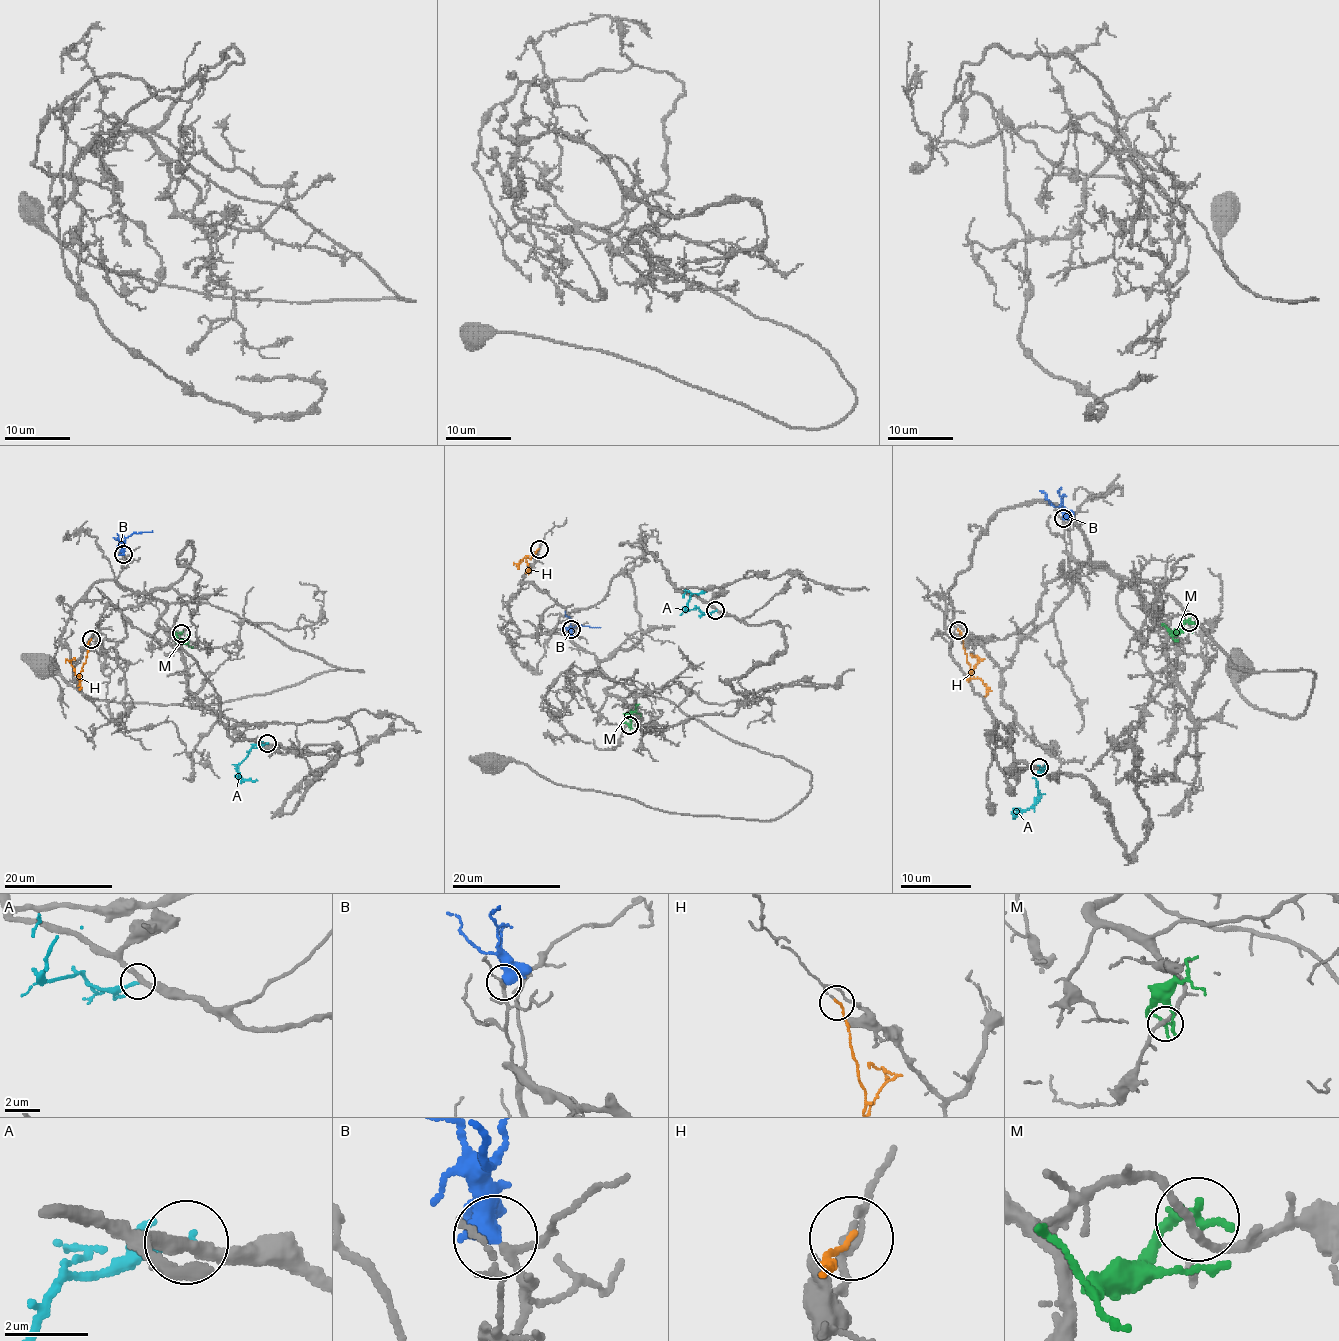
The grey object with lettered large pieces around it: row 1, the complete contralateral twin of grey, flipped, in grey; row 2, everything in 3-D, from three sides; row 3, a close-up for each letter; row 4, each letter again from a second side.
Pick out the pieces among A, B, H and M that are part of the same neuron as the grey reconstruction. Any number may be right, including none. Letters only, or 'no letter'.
B

